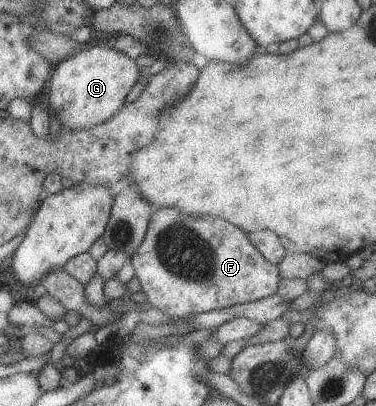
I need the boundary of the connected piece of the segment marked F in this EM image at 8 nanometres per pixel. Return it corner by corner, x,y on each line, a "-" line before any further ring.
159,207
159,211
153,210
152,214
149,216
149,223
147,224
143,241
141,241
141,245
139,245
135,253
129,258
135,271
134,275
140,283
143,293
142,297
149,303
149,308
157,308
166,316
175,319
211,310
228,308
229,306
242,304
243,302
254,302
275,294
278,283
281,280
277,266
265,260
255,247
251,245
251,241
247,239
247,236
248,235
244,231
237,229
235,225
231,225
231,223
227,223
227,221
221,221
221,219
217,219
216,217
209,217
209,215
202,215
201,217
183,215
183,213
179,213
175,207

